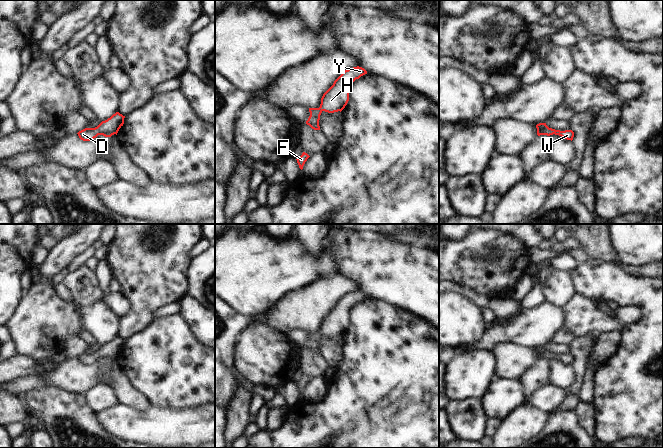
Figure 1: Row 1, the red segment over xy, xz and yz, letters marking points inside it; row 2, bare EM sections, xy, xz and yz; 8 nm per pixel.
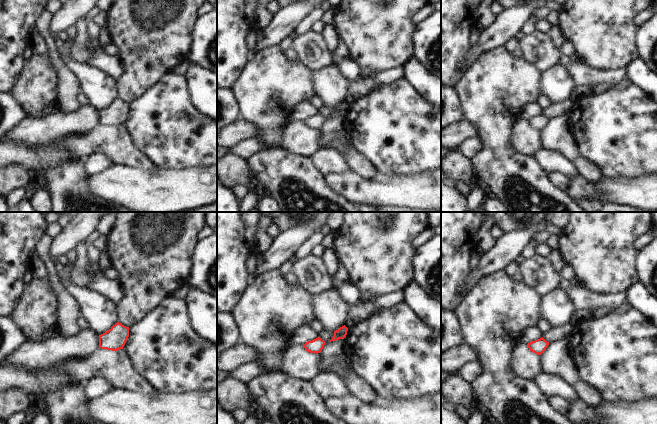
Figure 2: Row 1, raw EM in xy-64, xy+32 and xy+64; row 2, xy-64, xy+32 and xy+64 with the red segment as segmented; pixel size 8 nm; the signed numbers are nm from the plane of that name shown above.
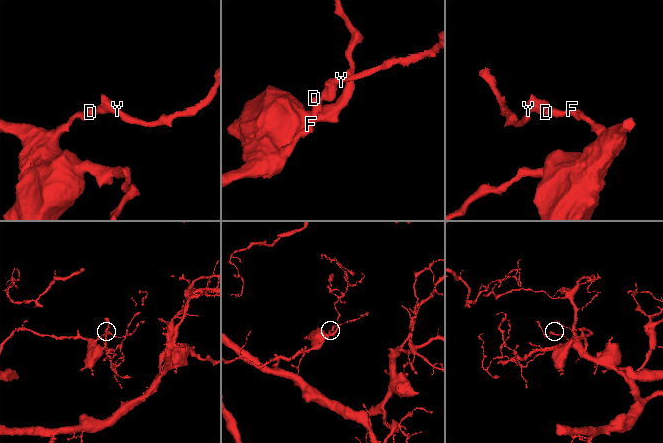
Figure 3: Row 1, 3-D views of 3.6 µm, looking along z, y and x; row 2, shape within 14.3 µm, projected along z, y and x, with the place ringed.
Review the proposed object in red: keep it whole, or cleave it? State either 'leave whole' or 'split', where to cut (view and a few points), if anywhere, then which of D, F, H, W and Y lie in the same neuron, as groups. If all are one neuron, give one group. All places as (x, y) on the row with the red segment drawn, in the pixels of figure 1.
leave whole; cut none; groups D F H W Y

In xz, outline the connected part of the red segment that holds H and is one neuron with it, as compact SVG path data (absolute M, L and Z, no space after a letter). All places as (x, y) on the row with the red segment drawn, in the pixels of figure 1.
M359 66L345 70L323 94L320 107L309 108L310 116L306 124L314 130L320 130L321 113L323 111L328 113L341 112L349 101L350 85L365 74L367 74L367 71Z

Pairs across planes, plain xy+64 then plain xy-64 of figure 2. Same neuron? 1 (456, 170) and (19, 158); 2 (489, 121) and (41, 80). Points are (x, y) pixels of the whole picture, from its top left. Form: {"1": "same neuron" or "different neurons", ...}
{"1": "different neurons", "2": "same neuron"}

